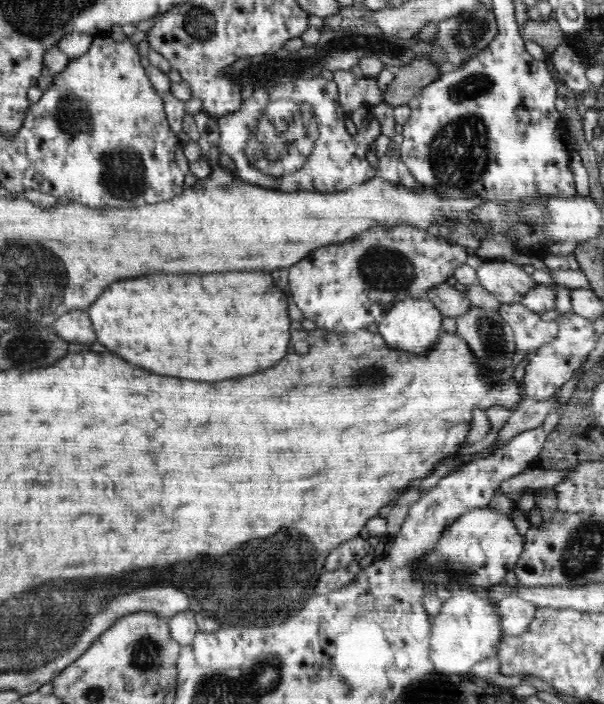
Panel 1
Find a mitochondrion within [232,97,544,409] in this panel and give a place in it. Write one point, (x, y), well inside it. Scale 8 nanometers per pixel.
(381, 268)

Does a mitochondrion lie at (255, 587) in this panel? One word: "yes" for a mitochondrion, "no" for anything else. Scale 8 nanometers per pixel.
yes

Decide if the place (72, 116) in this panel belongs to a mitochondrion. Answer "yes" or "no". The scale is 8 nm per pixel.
yes

